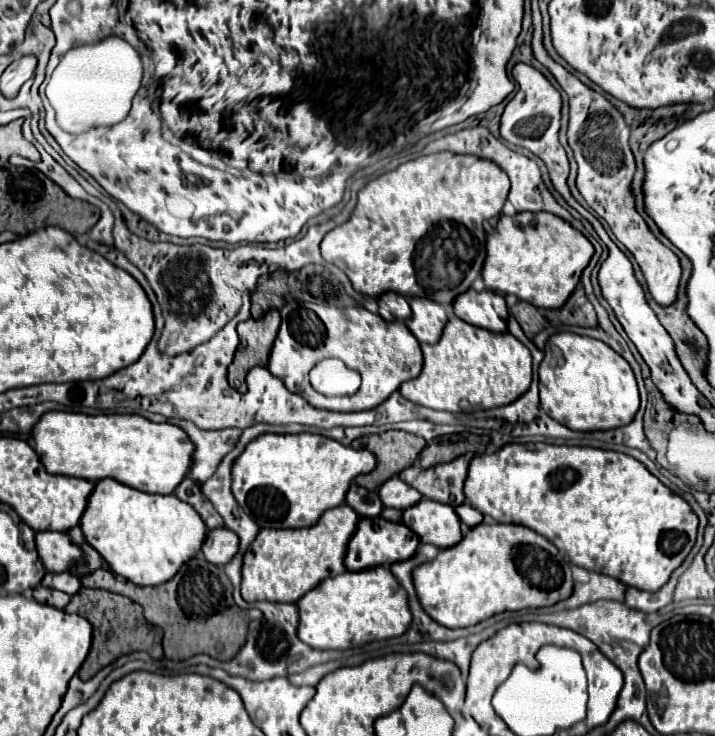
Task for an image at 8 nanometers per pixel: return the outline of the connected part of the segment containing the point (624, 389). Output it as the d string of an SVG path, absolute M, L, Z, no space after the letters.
M556 333L548 339L540 363L542 409L572 431L608 431L628 425L638 407L638 387L626 359L606 343L576 333Z

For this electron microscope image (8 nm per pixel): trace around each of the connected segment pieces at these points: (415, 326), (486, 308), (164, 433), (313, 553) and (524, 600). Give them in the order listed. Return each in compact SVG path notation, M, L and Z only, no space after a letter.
M410 299L412 317L406 321L406 327L414 333L420 343L438 343L442 329L448 321L446 309L430 299Z
M466 291L454 301L456 317L464 319L474 327L482 327L494 333L506 333L508 321L508 307L500 293L496 291Z
M50 411L36 423L32 439L34 439L34 451L38 453L46 471L52 475L82 477L88 481L100 481L110 477L144 493L158 493L158 495L170 495L176 491L178 483L182 483L182 479L190 473L192 455L194 455L194 443L180 427L172 423L154 423L140 415L106 415L106 413L86 415L86 413Z
M346 503L326 511L320 521L306 529L262 529L244 555L242 597L248 603L274 601L296 603L302 595L318 587L324 579L346 571L342 555L358 527L358 513Z
M480 523L474 529L470 529L458 545L440 551L440 555L434 561L416 567L414 587L418 591L418 599L422 607L434 621L446 627L470 627L496 613L556 605L558 601L572 595L574 579L568 559L542 535L522 525Z

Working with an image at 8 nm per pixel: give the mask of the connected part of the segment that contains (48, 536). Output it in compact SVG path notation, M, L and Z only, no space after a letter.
M42 531L36 535L36 547L48 573L70 571L74 565L86 561L84 551L70 539L68 533Z

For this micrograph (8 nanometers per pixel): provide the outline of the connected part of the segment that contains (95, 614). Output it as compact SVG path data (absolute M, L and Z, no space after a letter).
M80 589L80 593L72 595L72 601L64 609L64 611L82 615L94 627L94 639L92 639L90 655L78 671L80 679L84 679L84 681L92 679L102 667L114 663L118 657L128 655L132 651L146 651L154 659L162 657L162 633L160 633L160 629L150 625L144 619L142 607L120 607L120 605L124 605L124 603L120 603L120 597L112 595L106 589Z

